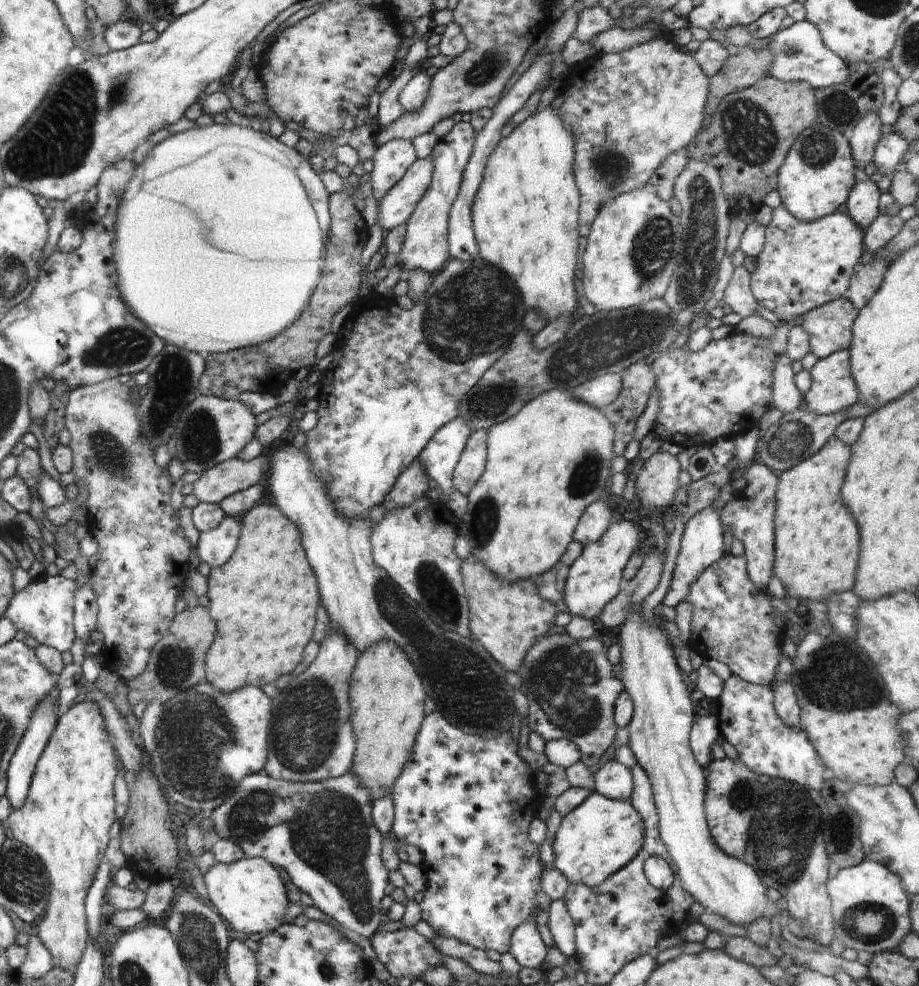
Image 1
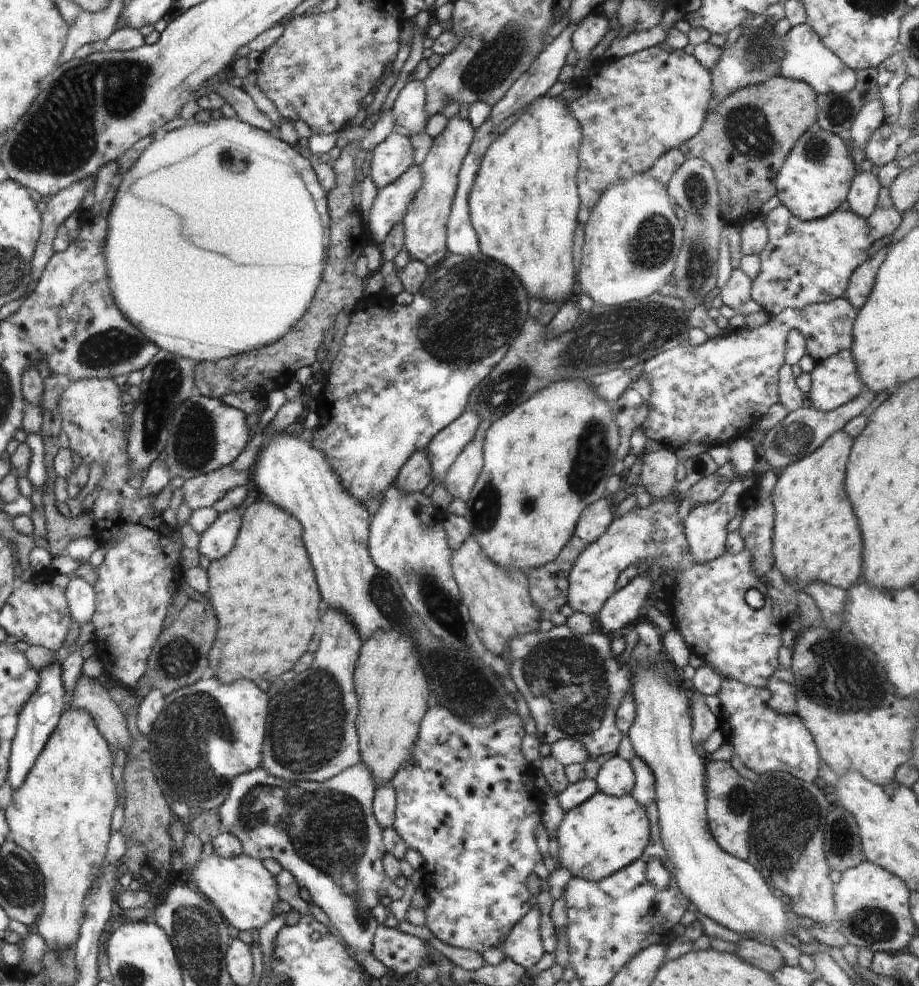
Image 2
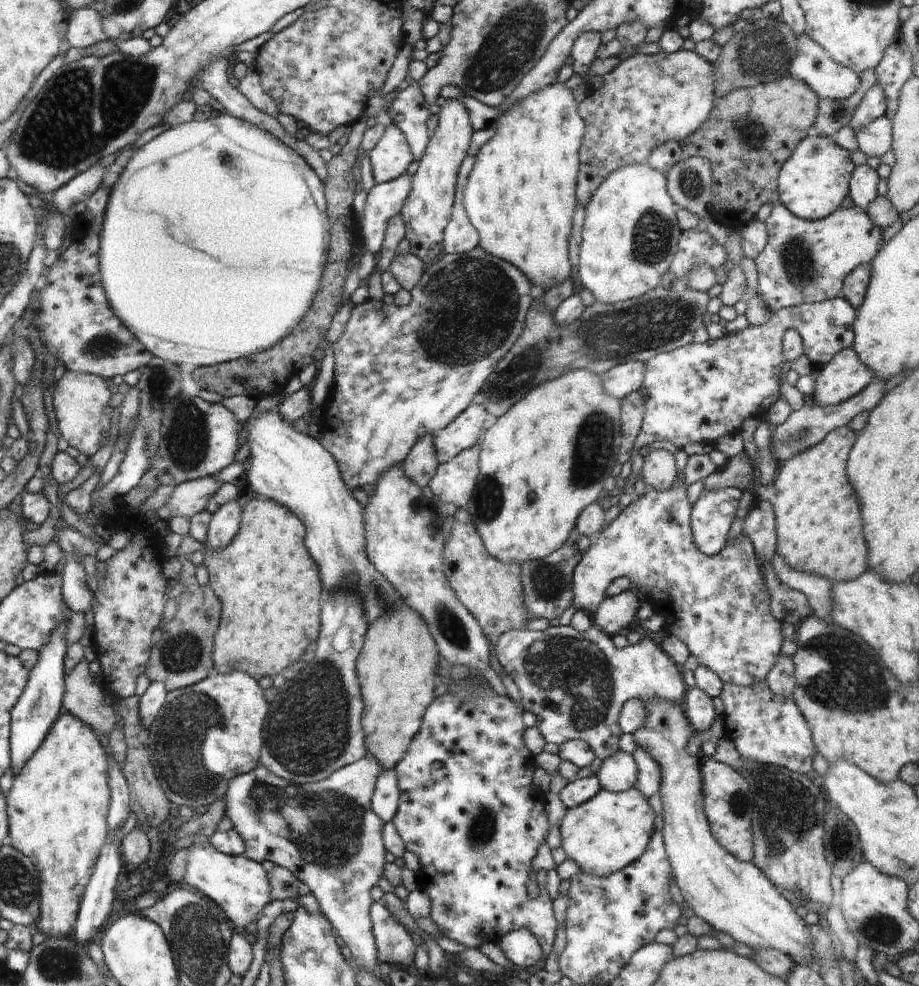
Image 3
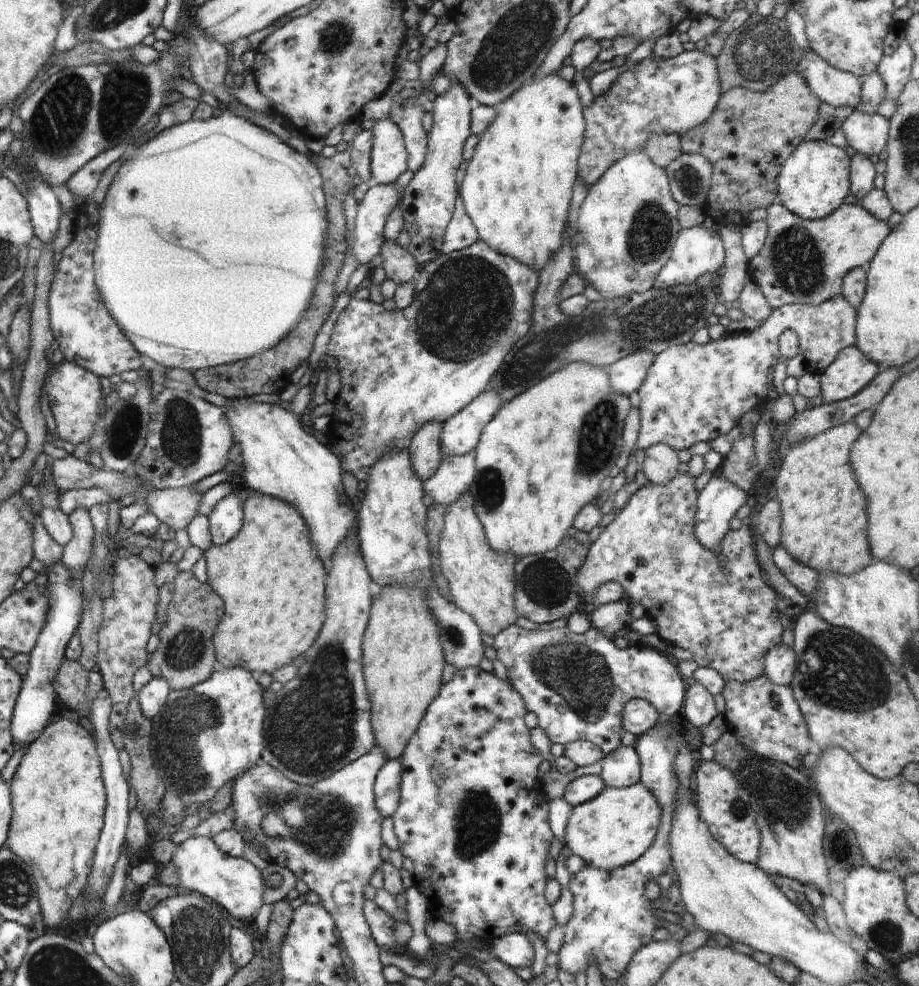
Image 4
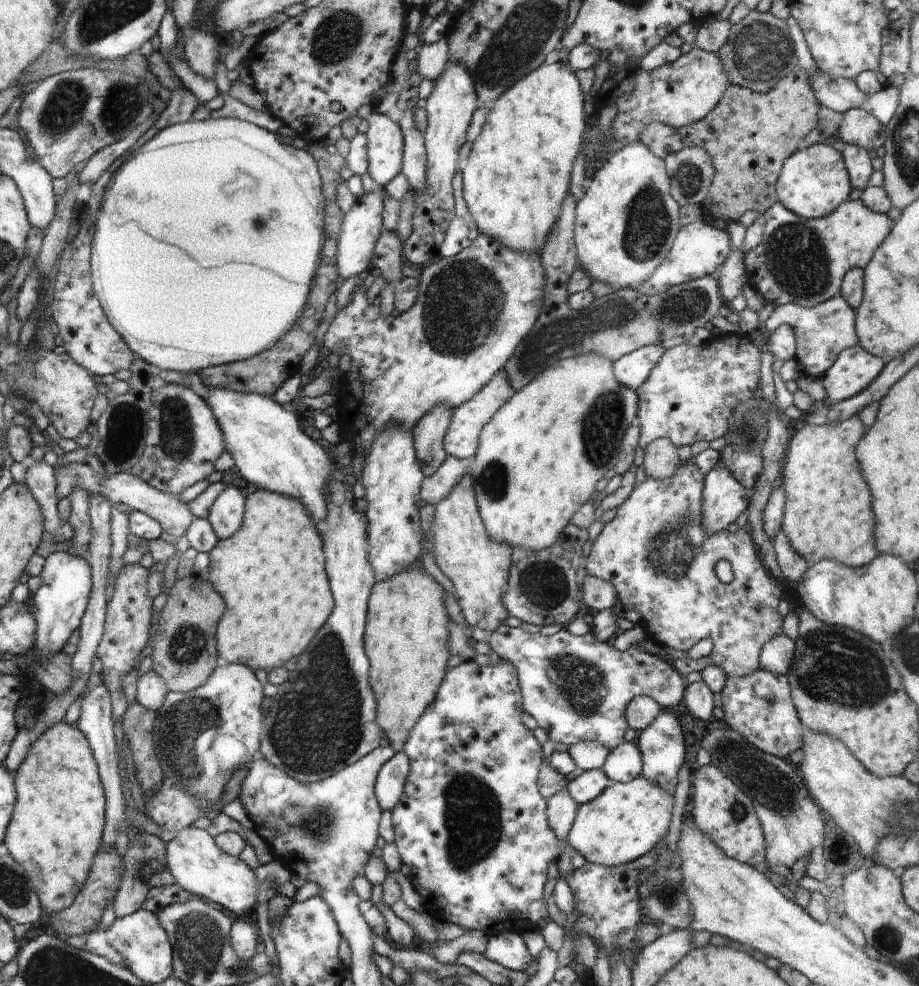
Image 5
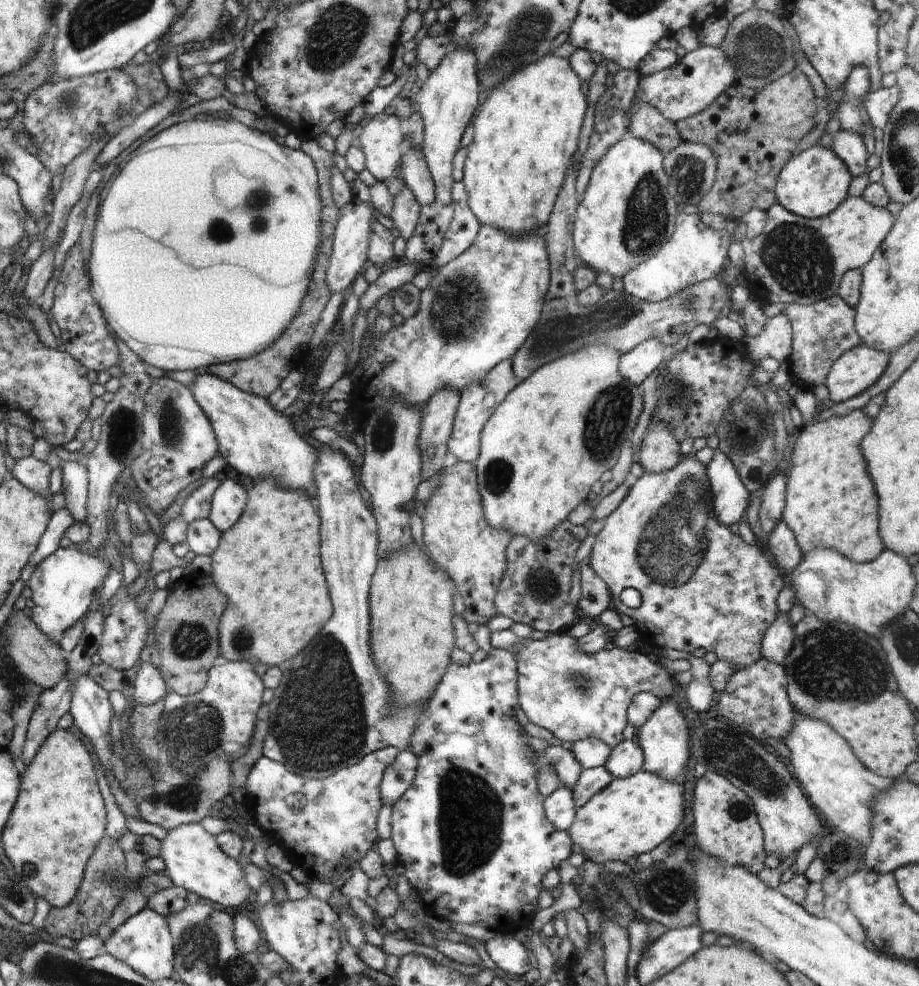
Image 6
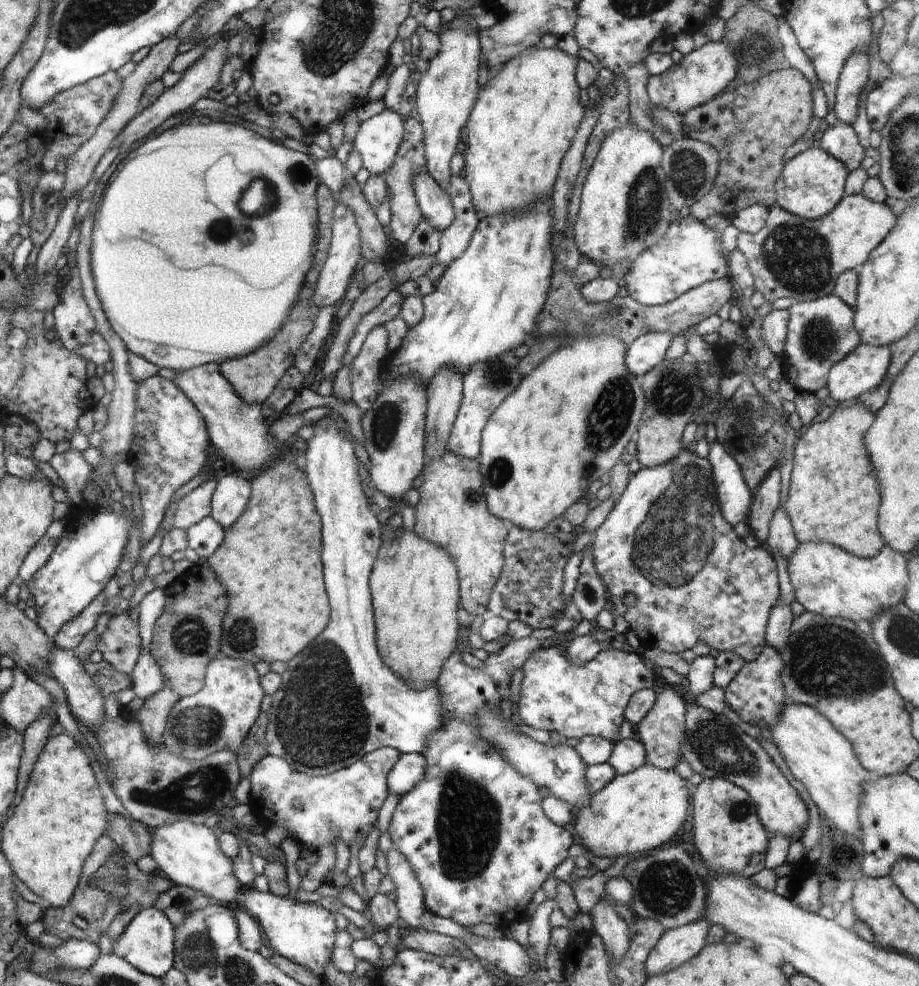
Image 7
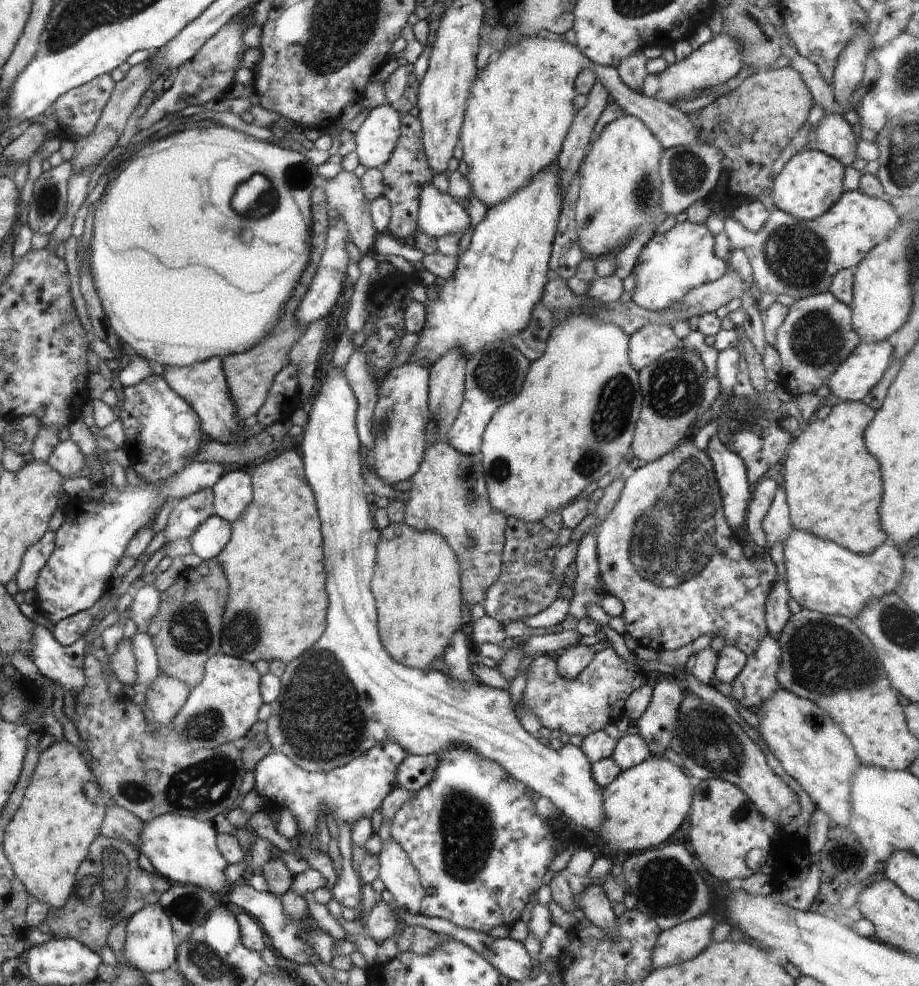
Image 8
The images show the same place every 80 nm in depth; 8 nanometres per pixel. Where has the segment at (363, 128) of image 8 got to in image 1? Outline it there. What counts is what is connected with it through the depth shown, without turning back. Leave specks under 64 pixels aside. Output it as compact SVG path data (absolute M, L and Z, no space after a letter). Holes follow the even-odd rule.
M392 139L377 147L372 158L371 185L378 203L406 174L417 159L414 145L406 139Z

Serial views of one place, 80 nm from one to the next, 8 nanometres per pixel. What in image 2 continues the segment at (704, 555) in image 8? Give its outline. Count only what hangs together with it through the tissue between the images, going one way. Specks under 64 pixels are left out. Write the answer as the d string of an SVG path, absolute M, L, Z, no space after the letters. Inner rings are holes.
M675 494L670 499L653 499L648 508L638 507L626 515L618 515L604 531L604 534L593 543L588 544L584 552L575 560L569 572L569 585L567 588L567 604L575 611L584 612L586 615L598 614L602 605L617 591L618 575L629 566L636 565L643 569L654 570L654 562L662 571L671 568L673 584L665 590L665 602L670 602L669 612L676 629L684 639L691 654L700 657L706 664L713 664L720 669L723 676L733 678L751 687L764 688L769 683L770 677L775 674L779 664L779 650L783 642L783 630L778 626L773 615L773 600L766 588L766 581L760 580L752 570L751 555L748 549L736 555L724 552L722 556L707 563L696 562L689 553L685 537L683 520L679 517L680 497ZM756 588L764 599L760 609L750 607L744 599L744 594Z

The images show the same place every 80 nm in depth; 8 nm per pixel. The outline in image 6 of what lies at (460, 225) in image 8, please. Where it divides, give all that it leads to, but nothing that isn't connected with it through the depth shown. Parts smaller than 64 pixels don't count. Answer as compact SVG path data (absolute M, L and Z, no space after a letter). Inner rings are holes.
M410 148L402 160L402 179L414 194L420 206L432 206L436 200L436 188L428 171L423 152Z

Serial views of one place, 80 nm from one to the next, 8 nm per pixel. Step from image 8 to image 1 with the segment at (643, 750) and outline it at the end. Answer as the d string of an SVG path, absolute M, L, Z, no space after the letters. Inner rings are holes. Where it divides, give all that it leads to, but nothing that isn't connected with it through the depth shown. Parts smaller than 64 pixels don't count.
M617 760L607 761L595 774L593 791L606 798L629 801L633 791L631 770Z

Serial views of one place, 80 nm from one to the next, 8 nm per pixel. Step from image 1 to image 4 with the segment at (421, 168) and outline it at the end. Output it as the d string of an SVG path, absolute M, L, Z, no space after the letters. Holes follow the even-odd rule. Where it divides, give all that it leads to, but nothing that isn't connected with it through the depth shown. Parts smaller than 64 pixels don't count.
M394 183L374 185L358 202L352 246L357 266L368 264L378 256L385 240L383 231L386 218L399 206L402 196Z

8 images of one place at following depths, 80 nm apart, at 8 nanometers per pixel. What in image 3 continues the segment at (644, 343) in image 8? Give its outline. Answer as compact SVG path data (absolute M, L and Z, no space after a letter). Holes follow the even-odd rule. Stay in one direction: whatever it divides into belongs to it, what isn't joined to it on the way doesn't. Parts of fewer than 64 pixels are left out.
M626 361L607 370L602 376L604 390L619 401L632 391L642 388L645 363Z

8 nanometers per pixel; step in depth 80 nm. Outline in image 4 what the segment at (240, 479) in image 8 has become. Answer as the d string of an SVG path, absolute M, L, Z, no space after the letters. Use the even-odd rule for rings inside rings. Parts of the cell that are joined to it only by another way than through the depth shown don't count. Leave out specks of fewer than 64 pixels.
M231 492L218 501L209 518L211 544L221 545L236 536L243 523L243 503Z

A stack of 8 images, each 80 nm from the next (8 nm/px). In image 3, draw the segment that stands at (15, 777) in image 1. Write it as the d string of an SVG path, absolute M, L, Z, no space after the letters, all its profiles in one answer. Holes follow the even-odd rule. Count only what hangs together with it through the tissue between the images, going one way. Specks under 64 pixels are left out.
M70 613L51 634L48 644L39 652L34 668L29 668L29 682L21 698L12 710L12 766L15 776L25 766L26 761L41 747L53 724L60 718L60 708L65 698L65 655L68 652L64 638Z

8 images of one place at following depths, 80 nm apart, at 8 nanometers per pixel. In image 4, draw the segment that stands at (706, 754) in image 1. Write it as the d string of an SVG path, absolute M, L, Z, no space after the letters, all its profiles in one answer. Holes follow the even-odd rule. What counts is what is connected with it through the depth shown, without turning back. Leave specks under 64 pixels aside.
M700 683L687 687L683 704L686 720L701 729L717 715L714 697Z

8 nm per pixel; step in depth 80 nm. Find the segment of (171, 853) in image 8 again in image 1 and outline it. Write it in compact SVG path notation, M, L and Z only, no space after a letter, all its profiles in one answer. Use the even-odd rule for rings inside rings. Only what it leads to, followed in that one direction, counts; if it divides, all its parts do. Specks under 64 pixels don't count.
M245 856L232 864L216 863L203 879L208 890L208 902L228 922L231 931L238 930L246 934L271 933L286 924L286 888L282 878L278 876L278 870L269 861Z

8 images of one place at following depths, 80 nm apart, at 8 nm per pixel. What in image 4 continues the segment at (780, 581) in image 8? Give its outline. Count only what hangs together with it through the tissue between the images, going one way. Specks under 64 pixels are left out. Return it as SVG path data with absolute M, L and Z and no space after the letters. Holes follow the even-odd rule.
M782 644L765 656L765 675L777 685L790 687L795 671L795 652Z

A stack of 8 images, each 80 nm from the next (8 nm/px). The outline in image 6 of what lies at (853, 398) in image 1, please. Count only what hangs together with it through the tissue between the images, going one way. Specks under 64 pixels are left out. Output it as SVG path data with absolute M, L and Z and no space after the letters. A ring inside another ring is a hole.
M860 344L840 357L826 378L826 388L835 403L862 394L882 377L888 367L890 353Z

